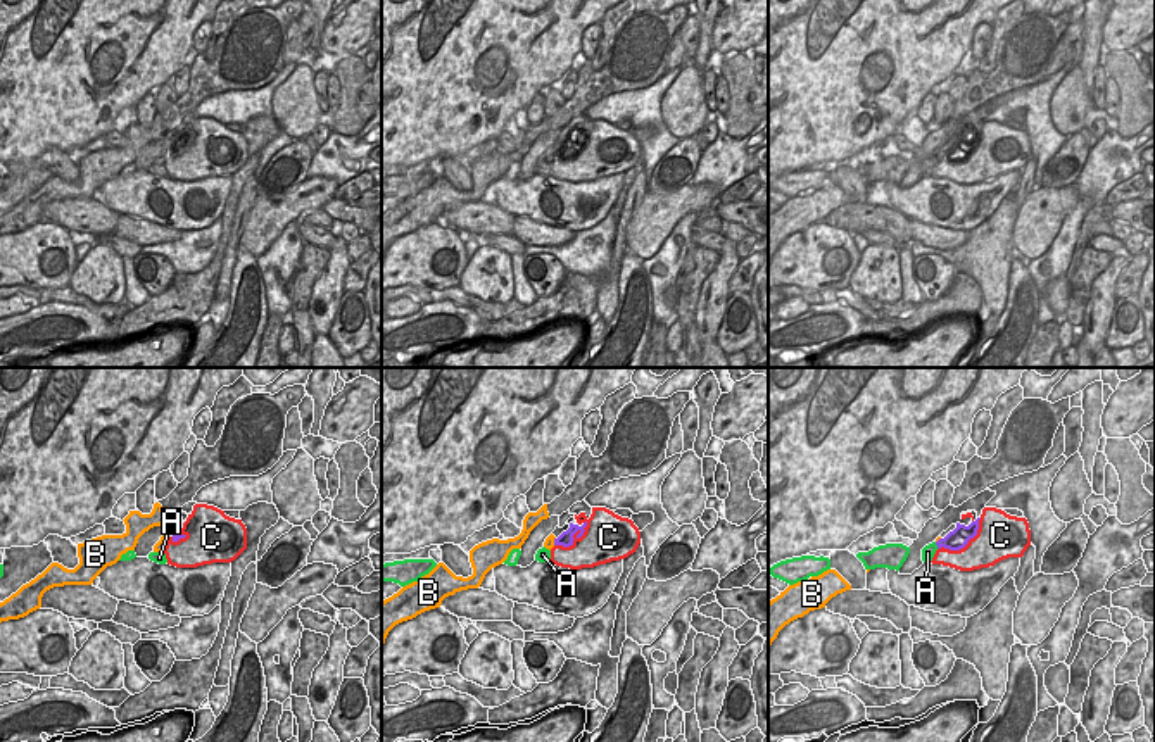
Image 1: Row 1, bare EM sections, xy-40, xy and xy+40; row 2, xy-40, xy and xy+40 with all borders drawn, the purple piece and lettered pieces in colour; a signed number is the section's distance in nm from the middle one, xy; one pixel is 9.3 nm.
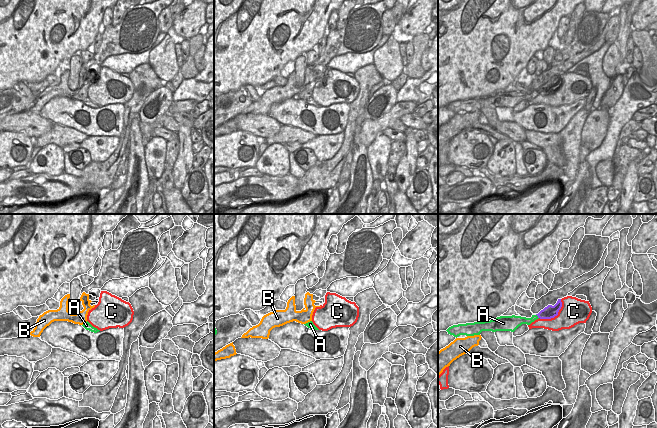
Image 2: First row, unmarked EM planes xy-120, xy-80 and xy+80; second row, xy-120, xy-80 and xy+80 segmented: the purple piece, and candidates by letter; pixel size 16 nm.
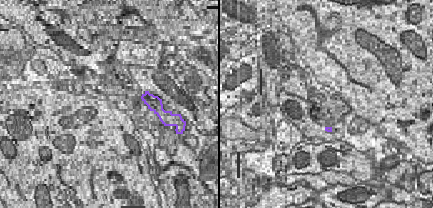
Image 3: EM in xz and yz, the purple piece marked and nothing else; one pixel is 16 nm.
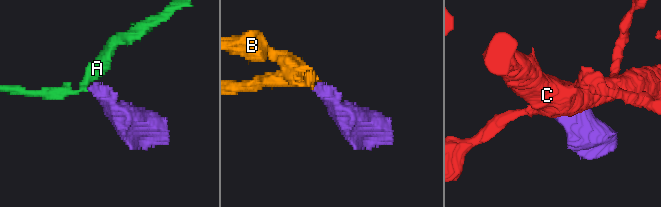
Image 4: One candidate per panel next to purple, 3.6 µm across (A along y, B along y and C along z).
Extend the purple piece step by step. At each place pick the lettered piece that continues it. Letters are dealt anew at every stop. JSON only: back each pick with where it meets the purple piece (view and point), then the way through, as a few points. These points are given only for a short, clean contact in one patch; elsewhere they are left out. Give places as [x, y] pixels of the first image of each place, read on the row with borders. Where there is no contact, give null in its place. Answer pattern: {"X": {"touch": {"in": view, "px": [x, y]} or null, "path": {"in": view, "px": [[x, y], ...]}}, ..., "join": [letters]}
{"A": {"touch": {"in": "xy+40", "px": [936, 544]}, "path": {"in": "xy+40", "px": [[957, 539], [936, 544], [927, 553]]}}, "join": ["A"]}

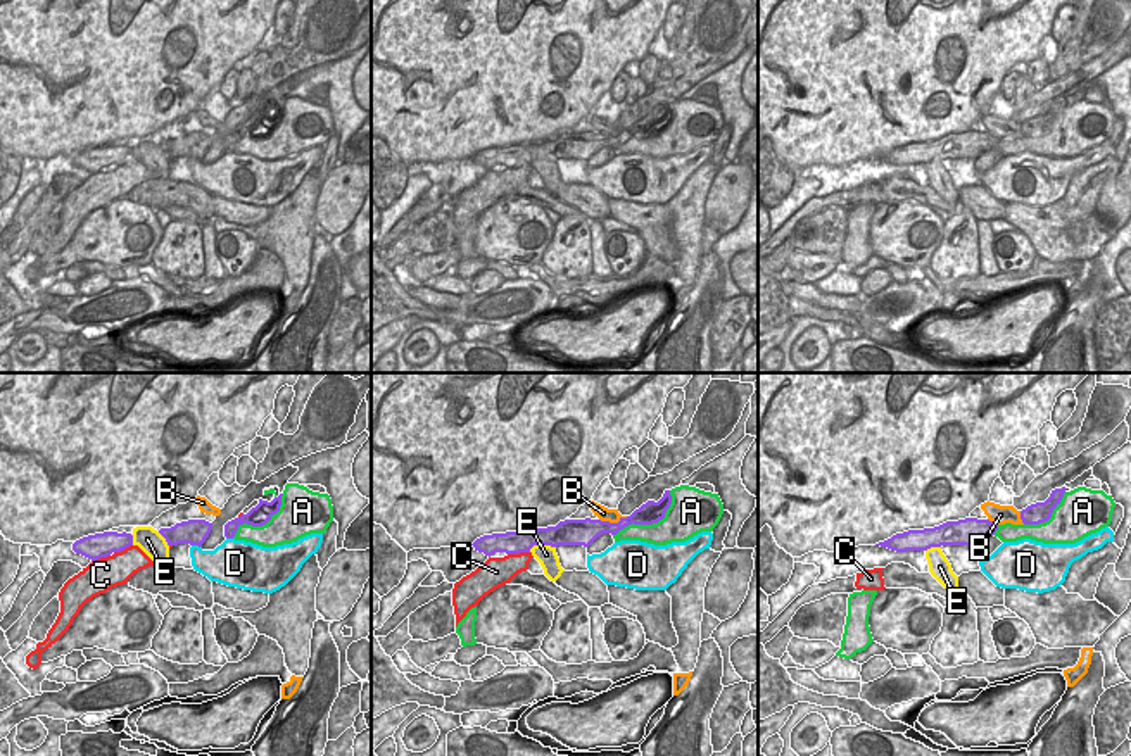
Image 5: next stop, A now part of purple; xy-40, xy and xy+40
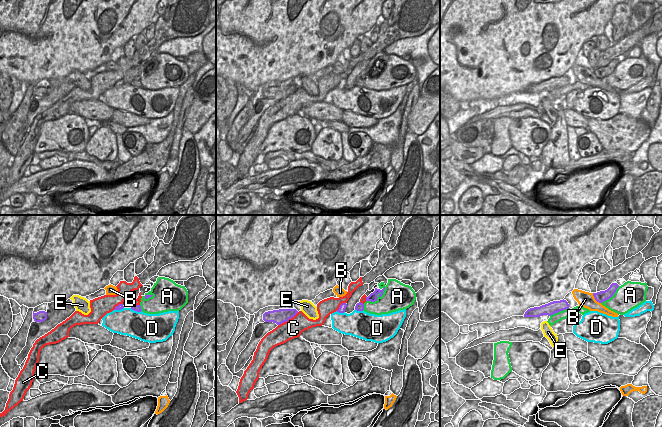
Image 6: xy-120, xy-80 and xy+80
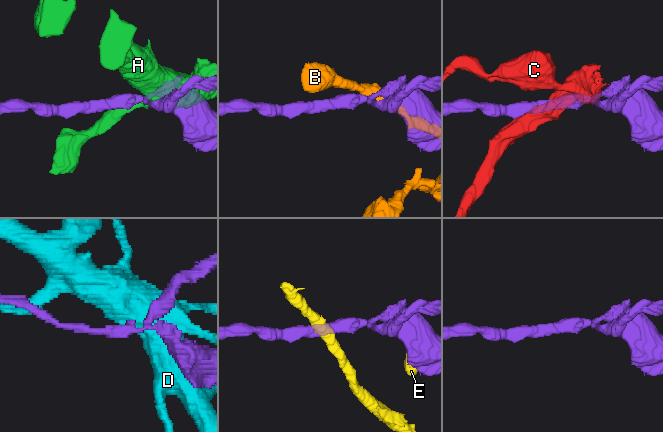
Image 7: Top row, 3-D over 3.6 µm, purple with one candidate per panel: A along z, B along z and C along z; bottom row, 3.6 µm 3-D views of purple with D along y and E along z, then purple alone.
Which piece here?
{"join": []}

